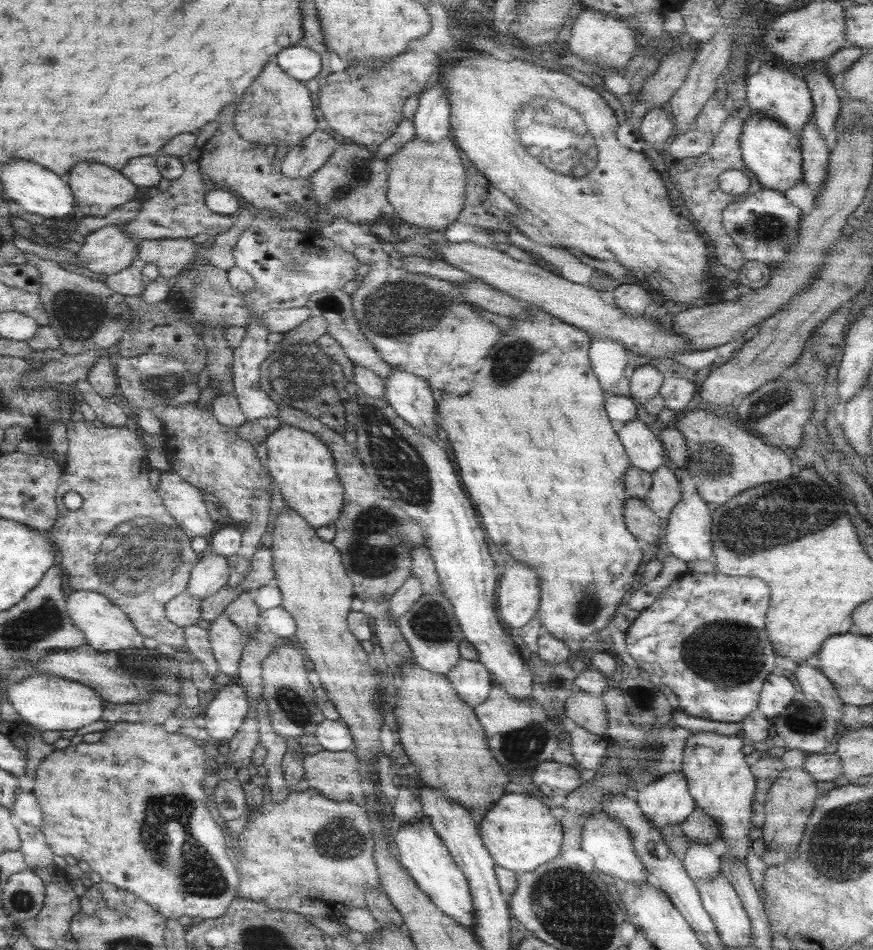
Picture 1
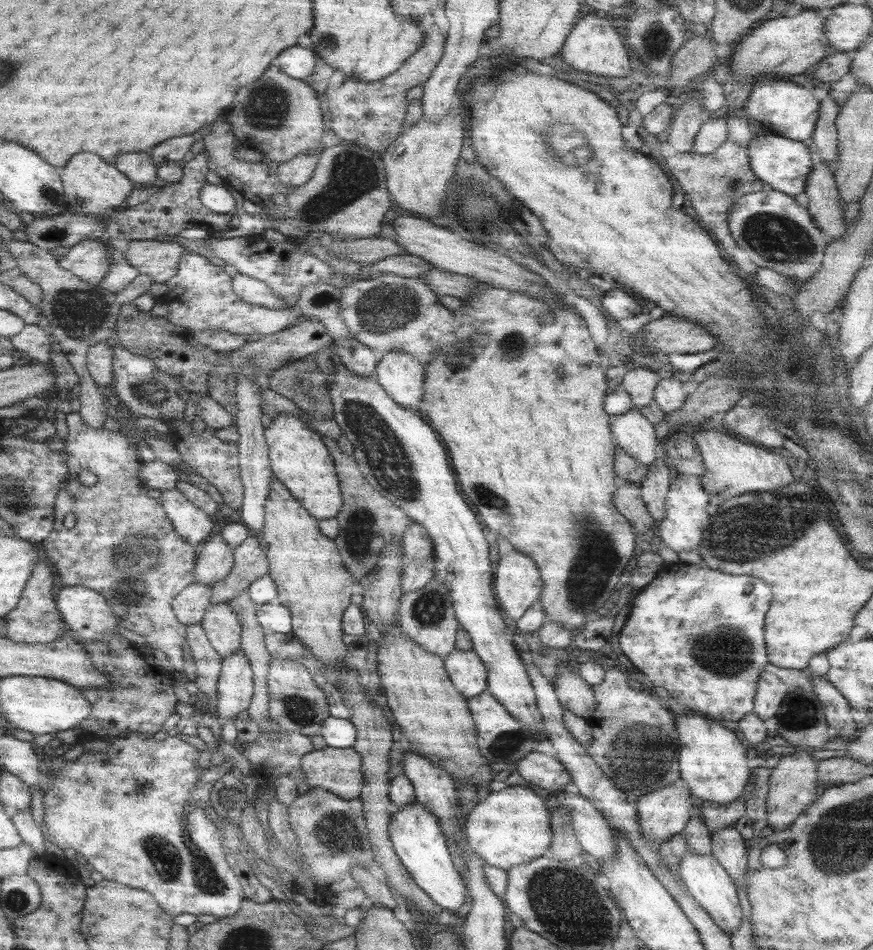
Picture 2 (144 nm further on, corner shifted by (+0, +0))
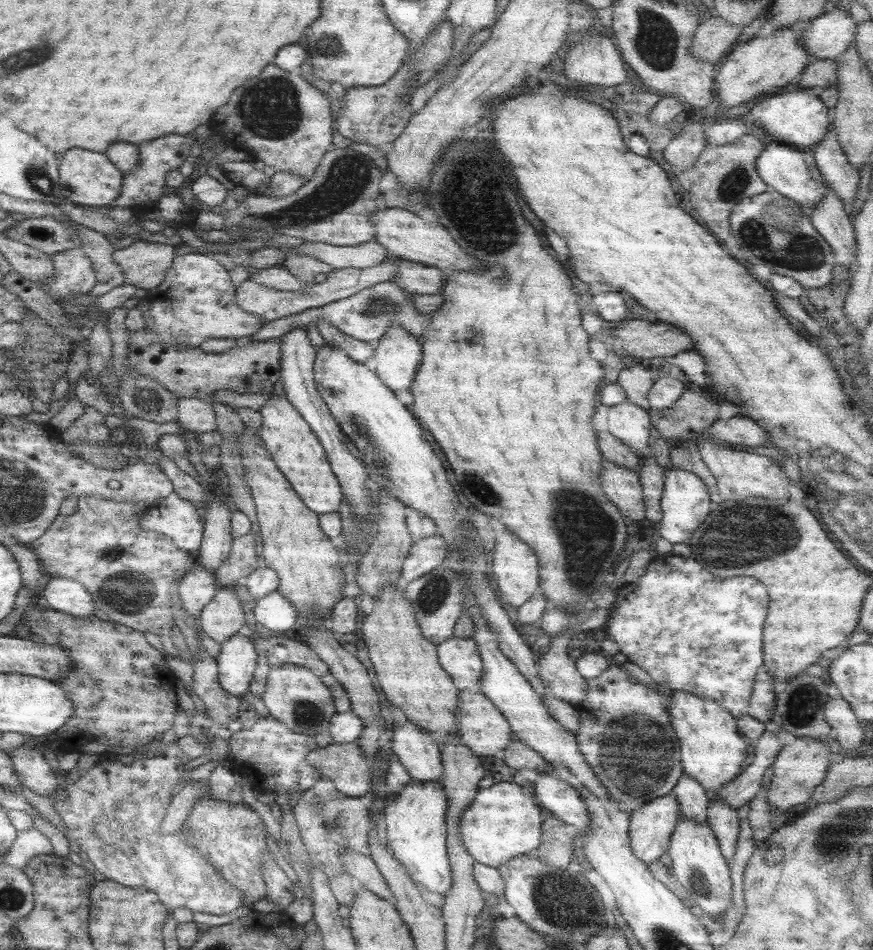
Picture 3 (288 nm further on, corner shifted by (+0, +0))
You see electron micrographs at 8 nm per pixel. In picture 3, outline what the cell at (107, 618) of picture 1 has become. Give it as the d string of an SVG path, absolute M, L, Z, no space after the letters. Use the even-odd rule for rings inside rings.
M61 578L49 580L41 590L41 598L53 612L79 620L95 616L95 604L91 594L85 590L83 584L75 580L61 580Z

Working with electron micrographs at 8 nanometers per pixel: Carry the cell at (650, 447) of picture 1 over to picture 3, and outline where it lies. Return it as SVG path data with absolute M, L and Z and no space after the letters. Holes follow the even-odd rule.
M625 400L623 404L607 408L605 424L607 424L605 432L621 440L635 454L641 454L647 458L647 452L651 450L649 428L653 428L647 410Z

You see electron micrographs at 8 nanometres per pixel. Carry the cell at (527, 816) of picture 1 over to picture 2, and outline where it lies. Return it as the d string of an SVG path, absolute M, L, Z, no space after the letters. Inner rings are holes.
M511 786L499 792L491 792L483 802L479 802L465 822L465 840L467 846L479 854L485 862L483 876L487 886L503 900L507 890L507 870L519 868L531 860L547 856L551 844L551 816L543 800L533 794L529 788Z

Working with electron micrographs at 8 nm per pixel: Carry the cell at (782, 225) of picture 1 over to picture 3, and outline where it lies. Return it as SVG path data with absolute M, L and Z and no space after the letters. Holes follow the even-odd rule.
M773 188L763 194L743 198L729 214L731 236L739 242L739 256L743 256L747 266L767 264L773 274L793 278L803 288L825 288L831 282L831 268L835 266L835 256L829 244L809 222L809 216L801 212L801 206Z

